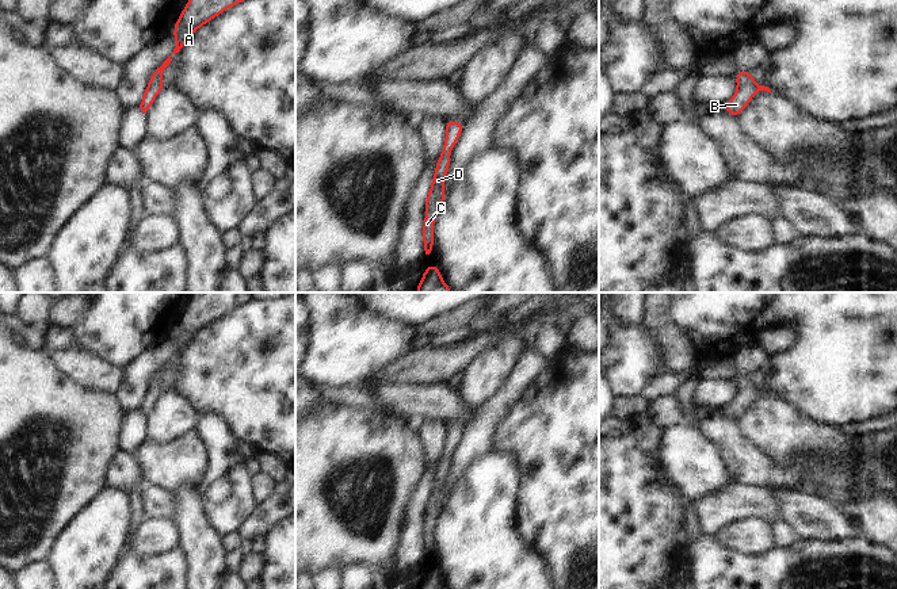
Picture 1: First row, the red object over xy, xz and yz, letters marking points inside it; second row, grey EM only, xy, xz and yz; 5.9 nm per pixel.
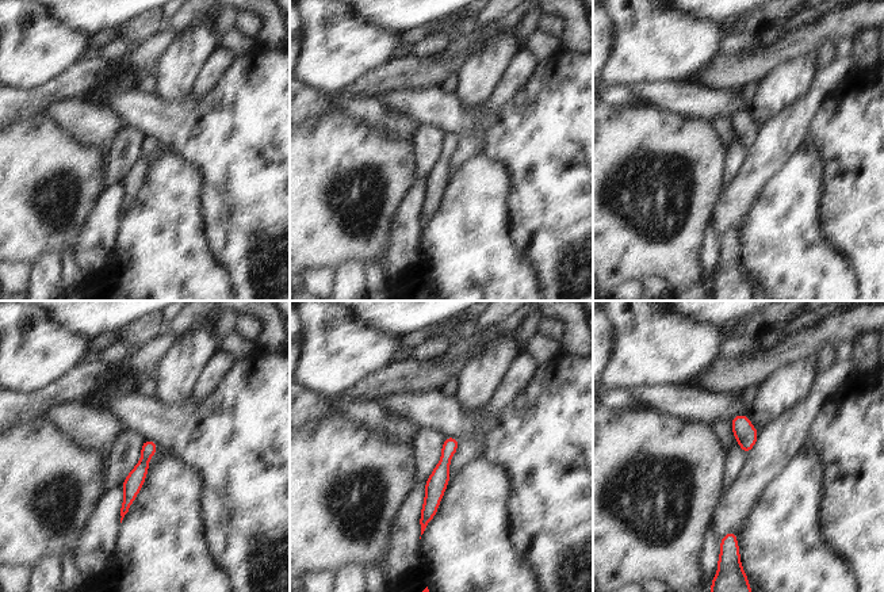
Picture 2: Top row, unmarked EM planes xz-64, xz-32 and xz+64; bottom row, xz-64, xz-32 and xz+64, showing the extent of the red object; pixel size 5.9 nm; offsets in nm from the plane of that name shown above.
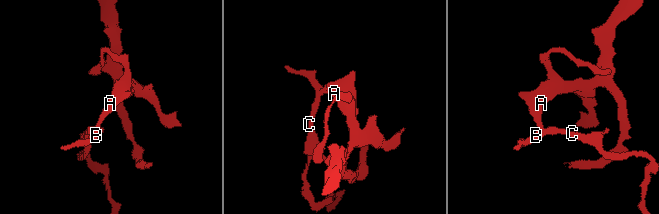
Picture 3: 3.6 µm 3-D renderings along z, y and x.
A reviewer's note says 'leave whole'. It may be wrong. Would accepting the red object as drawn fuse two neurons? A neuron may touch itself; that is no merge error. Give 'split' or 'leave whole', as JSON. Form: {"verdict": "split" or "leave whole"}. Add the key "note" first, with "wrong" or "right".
{"note": "right", "verdict": "leave whole"}

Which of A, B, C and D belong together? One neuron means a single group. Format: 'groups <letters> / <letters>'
groups A B C D

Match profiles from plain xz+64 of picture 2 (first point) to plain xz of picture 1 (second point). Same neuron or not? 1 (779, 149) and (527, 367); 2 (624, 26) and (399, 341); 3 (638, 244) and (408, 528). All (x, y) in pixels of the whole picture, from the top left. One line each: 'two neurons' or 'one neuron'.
1: one neuron
2: one neuron
3: two neurons

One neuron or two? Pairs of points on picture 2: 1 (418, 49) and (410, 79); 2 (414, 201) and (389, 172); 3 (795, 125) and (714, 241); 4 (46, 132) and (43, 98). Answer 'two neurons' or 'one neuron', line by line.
1: two neurons
2: two neurons
3: two neurons
4: two neurons

